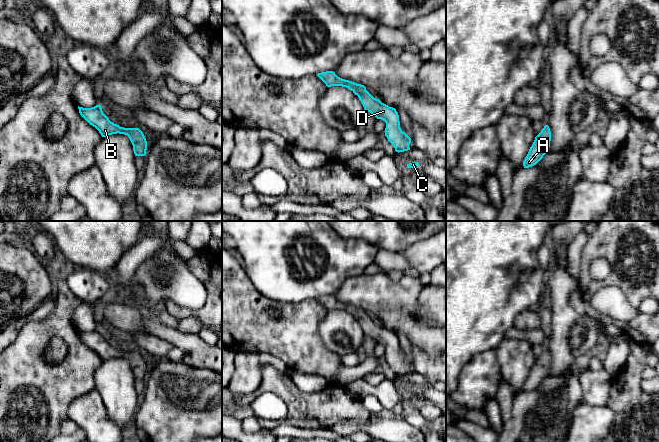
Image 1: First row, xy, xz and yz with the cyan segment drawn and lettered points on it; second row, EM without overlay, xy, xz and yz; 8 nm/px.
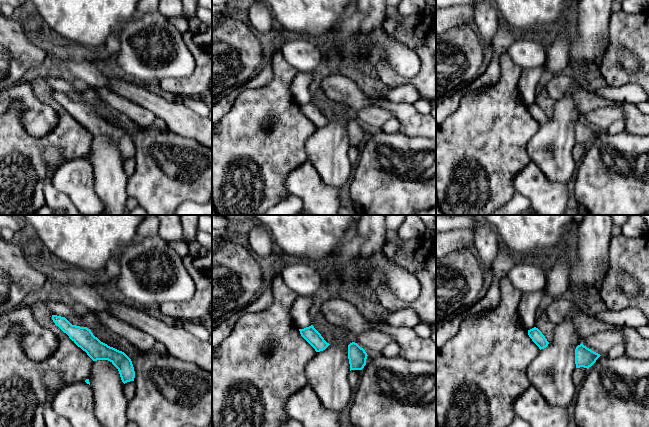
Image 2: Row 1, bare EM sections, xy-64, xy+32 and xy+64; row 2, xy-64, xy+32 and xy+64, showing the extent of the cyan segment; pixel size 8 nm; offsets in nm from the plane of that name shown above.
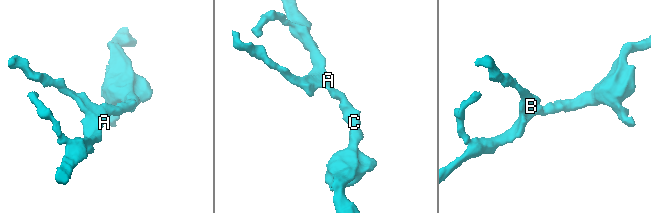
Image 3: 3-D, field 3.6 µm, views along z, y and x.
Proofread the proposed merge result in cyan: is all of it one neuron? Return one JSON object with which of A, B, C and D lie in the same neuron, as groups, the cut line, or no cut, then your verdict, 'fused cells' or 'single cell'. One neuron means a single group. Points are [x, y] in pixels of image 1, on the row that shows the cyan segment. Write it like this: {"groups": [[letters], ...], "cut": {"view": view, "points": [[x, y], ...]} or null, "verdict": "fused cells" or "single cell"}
{"groups": [["A", "B", "C", "D"]], "cut": null, "verdict": "single cell"}

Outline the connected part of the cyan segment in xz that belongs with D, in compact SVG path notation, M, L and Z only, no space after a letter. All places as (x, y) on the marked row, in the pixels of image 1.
M333 71L318 73L317 76L326 84L327 87L342 86L351 90L358 96L364 110L370 112L377 119L381 119L386 123L385 136L393 145L396 152L404 152L410 150L411 138L401 130L399 115L395 108L389 107L382 103L379 99L374 98L364 85L342 79Z

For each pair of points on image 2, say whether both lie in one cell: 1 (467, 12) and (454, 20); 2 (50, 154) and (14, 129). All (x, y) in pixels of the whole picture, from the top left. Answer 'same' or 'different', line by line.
1: same
2: different

